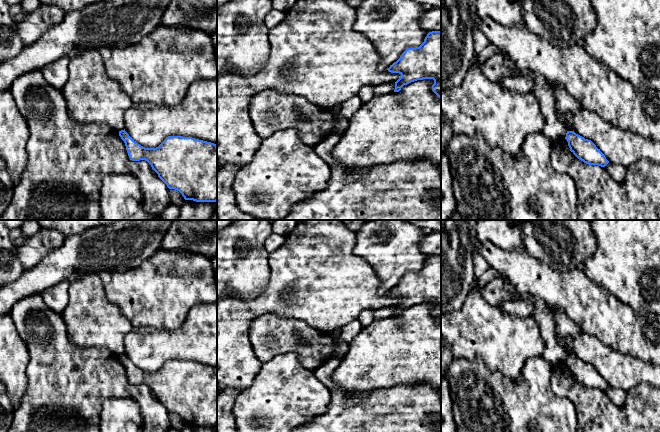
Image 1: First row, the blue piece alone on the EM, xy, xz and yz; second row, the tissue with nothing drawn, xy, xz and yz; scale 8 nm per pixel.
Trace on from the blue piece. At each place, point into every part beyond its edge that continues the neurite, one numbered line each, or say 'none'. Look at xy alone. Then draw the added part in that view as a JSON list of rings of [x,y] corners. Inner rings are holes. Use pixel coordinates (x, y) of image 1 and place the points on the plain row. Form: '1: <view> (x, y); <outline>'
none

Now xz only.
none

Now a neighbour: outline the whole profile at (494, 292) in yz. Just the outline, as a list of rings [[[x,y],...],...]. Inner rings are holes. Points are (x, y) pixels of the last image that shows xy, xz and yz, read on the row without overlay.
[[[496,277],[480,290],[484,299],[492,306],[498,307],[502,302],[513,298],[505,289],[503,278]]]

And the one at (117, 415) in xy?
[[[107,399],[102,405],[99,429],[100,432],[144,432],[139,404],[132,399]]]

